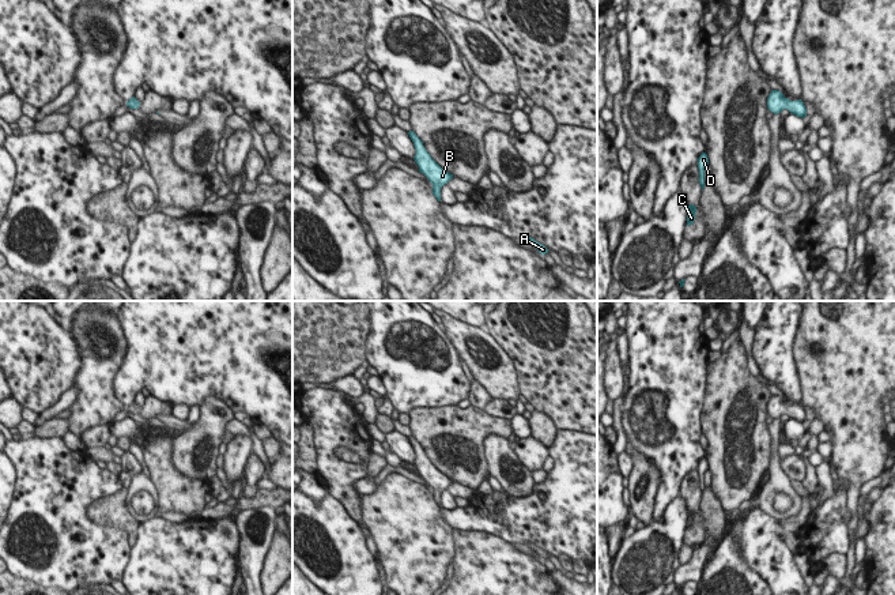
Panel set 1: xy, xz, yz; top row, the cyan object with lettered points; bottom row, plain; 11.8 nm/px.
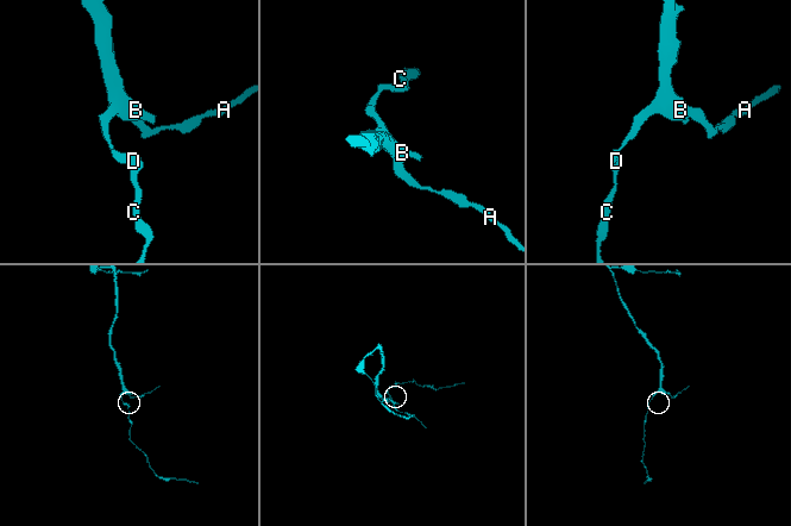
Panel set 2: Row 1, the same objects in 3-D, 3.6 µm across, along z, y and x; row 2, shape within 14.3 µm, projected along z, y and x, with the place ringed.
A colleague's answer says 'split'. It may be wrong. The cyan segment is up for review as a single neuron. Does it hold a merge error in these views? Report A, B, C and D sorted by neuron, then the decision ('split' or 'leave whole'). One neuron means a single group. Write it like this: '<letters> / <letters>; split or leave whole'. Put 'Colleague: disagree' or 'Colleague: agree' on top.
Colleague: disagree
A B C D; leave whole

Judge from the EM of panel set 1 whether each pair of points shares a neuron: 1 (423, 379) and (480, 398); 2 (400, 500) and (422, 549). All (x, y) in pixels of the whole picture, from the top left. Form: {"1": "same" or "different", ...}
{"1": "different", "2": "same"}

